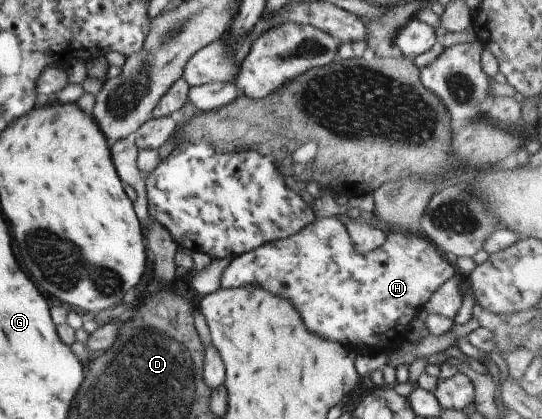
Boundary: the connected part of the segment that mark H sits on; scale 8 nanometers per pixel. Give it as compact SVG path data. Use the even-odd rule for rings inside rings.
M340 217L318 218L313 220L308 225L305 225L299 232L289 235L287 238L270 241L263 246L256 248L248 253L240 254L240 256L232 257L231 262L224 268L224 271L219 277L220 289L232 289L236 287L257 287L263 292L283 297L287 302L298 312L304 328L308 328L308 332L312 332L313 336L320 339L331 341L340 344L372 344L374 348L378 348L380 342L396 342L398 346L398 338L402 341L405 336L400 336L396 330L402 330L400 326L409 326L412 318L417 312L422 311L423 305L428 301L428 298L446 281L453 276L454 270L452 264L448 264L442 260L442 252L432 244L421 233L410 233L399 229L386 229L385 240L375 249L368 253L358 253L354 249L354 244L350 241L346 230L342 224Z

